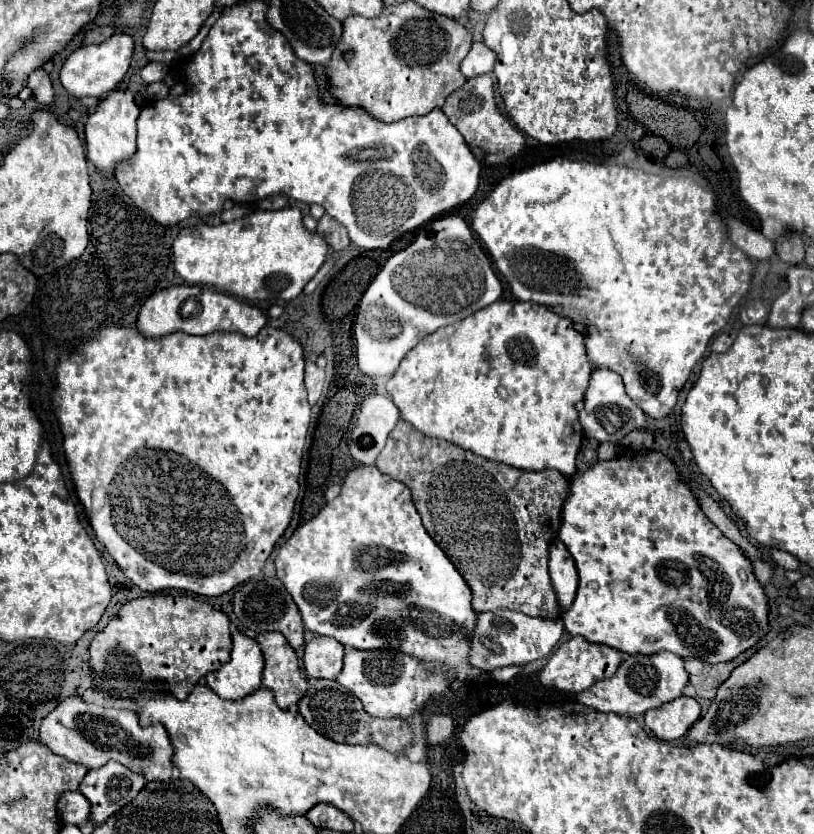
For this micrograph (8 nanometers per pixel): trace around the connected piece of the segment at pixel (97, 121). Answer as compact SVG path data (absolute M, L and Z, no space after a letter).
M115 90L107 98L103 98L97 106L97 110L87 118L85 124L85 148L87 158L105 174L113 176L115 164L121 160L127 160L135 154L135 136L137 136L137 118L139 118L139 104L129 90Z

